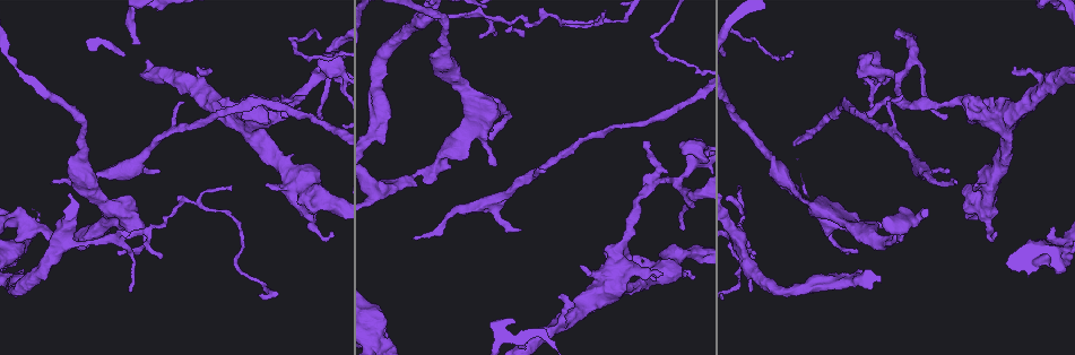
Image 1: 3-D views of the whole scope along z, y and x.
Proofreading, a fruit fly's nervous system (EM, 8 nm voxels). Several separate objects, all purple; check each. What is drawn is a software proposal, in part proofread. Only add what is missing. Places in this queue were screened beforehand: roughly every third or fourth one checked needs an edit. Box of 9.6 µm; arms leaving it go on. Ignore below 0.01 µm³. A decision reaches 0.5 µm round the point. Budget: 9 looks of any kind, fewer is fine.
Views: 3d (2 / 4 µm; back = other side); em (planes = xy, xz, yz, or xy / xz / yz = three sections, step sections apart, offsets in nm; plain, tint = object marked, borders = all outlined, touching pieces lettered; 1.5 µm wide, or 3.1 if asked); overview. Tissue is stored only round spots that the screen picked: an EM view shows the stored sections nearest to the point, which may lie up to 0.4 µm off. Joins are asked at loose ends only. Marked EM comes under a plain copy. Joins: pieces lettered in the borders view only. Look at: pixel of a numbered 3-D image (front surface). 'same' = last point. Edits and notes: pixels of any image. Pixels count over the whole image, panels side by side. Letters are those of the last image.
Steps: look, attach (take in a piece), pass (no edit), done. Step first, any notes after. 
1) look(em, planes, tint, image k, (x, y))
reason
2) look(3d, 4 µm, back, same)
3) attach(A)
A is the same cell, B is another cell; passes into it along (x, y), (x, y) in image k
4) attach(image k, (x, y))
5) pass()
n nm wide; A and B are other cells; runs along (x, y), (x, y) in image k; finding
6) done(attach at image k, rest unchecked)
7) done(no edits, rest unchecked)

look(em, xz, step 4, borders, image 1, (949, 117))
branch stops here

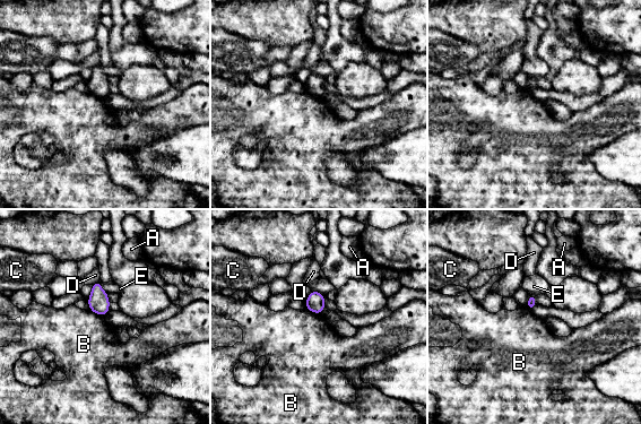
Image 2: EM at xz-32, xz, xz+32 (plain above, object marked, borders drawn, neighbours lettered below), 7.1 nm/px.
pass()
A, B, C, D and E are other cells; border along (89, 309), (103, 317) in image 2; no lettered piece goes on from it

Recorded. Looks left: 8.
look(em, planes, tint, image 1, (546, 171))
thin end

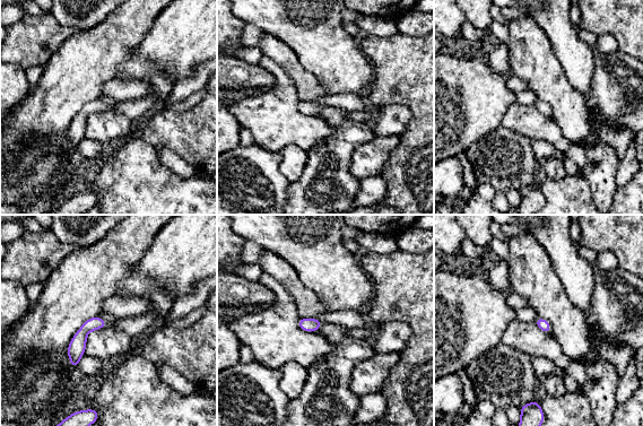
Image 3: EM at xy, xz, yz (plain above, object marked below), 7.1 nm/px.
look(em, planes, borders, same)
what lies round it

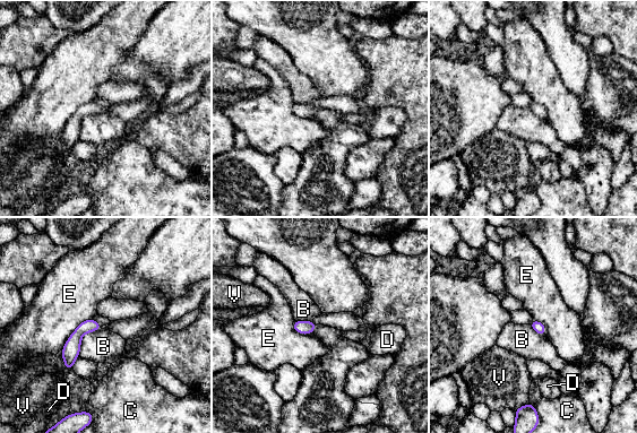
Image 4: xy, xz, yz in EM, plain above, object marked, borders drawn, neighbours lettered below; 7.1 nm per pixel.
pass()
B, C, D, E and V are other cells; none of them fits

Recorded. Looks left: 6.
look(3d, 4 µm, image 1, (753, 250))
branch stops here

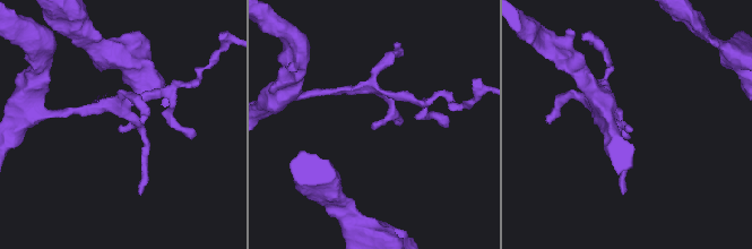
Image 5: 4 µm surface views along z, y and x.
look(em, yz, step 8, tint, image 5, (628, 124))
need the tissue

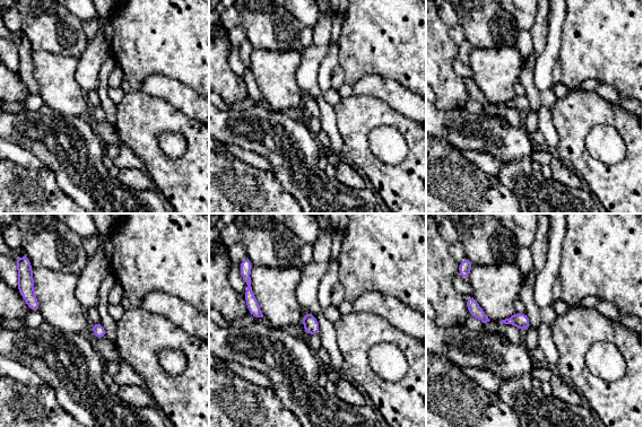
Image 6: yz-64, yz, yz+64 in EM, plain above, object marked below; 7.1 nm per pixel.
look(em, planes, borders, same)
cut it another way

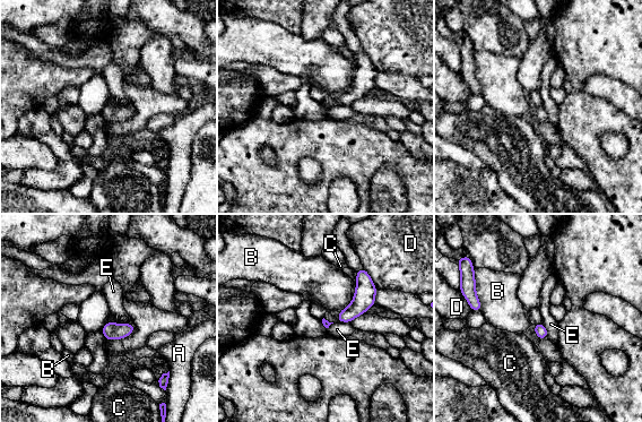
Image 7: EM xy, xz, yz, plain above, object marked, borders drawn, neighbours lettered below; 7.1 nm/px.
pass()
90 nm wide; B touches over 200 nm; A, B, C, D and E are other cells; no lettered piece goes on from it

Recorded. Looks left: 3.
look(em, planes, borders, image 1, (53, 182))
free end

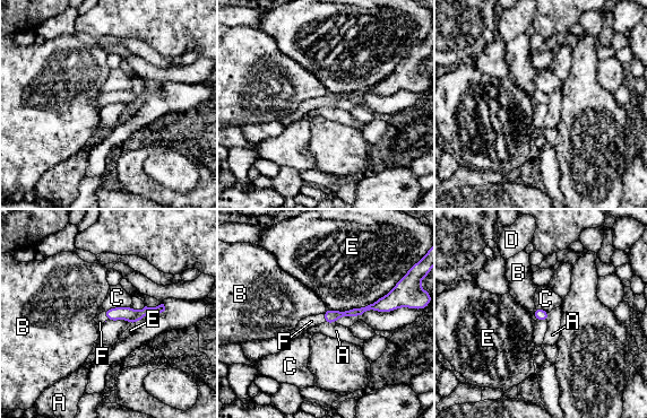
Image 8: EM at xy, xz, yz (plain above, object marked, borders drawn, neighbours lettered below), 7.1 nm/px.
attach(F)
90 nm wide; E touches over 500 nm; F is the same cell, A, B, C, D and E are other cells; it goes on there

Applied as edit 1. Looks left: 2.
done(attach at image 8, rest unchecked)

